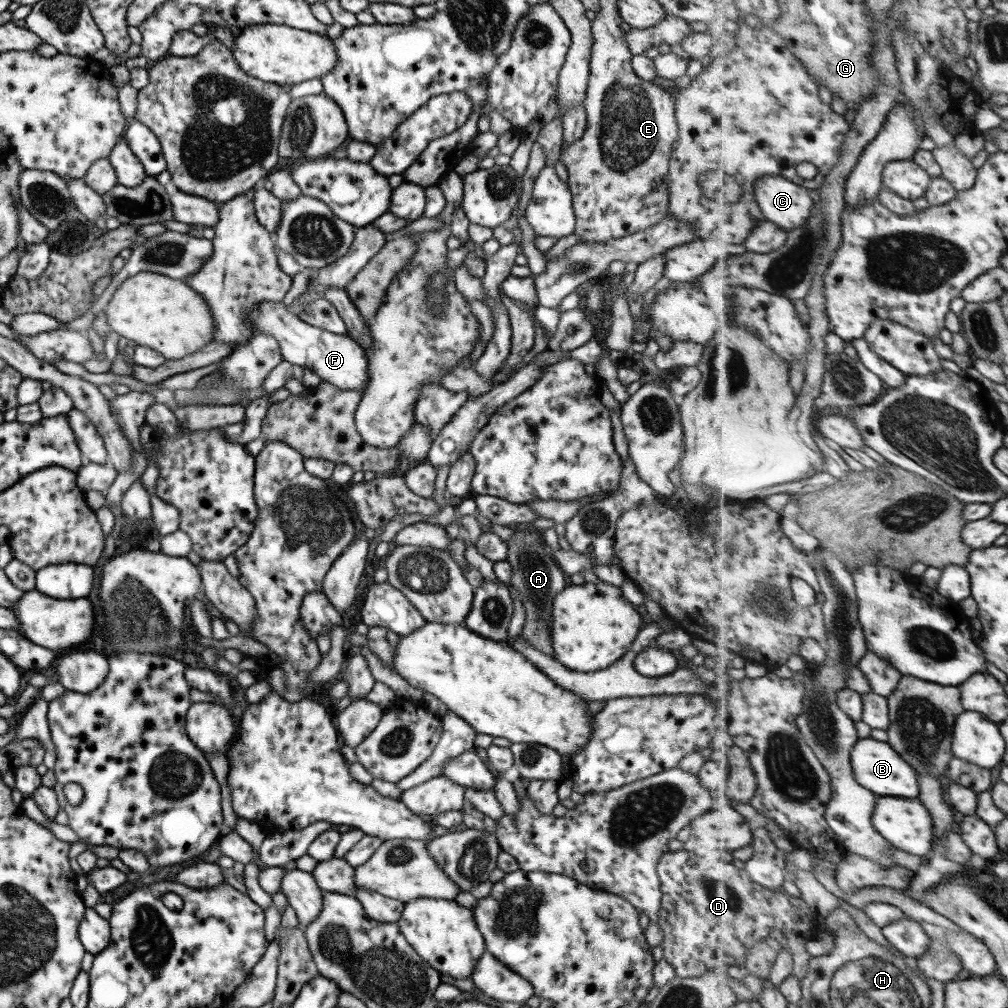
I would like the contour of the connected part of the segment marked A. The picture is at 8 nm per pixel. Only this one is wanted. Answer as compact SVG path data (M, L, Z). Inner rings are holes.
M527 523L512 525L509 528L515 530L516 534L512 539L505 541L507 545L505 561L511 565L511 578L507 585L512 585L518 590L525 611L524 625L519 635L543 655L555 658L553 648L551 648L551 638L549 638L551 605L557 592L567 585L567 577L559 570L555 560L552 560L551 549L543 544L542 531L535 530Z

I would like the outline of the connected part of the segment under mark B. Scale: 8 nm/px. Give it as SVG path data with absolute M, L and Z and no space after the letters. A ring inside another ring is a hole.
M873 738L859 740L857 748L853 748L853 772L857 772L857 780L861 780L861 786L869 788L879 796L903 796L903 798L919 796L915 770L887 742Z

